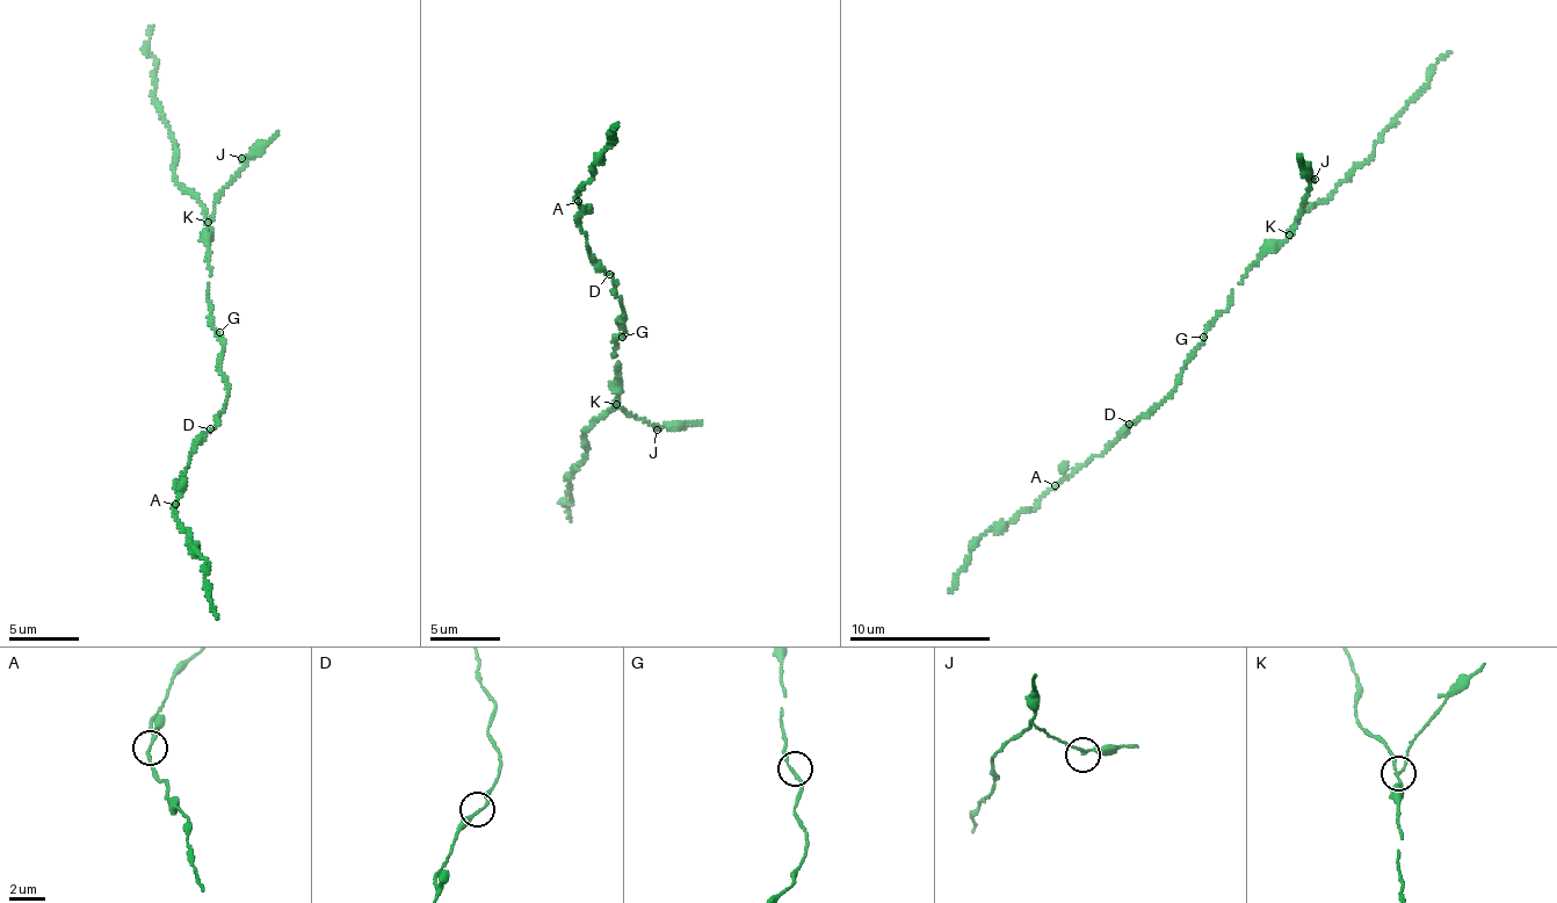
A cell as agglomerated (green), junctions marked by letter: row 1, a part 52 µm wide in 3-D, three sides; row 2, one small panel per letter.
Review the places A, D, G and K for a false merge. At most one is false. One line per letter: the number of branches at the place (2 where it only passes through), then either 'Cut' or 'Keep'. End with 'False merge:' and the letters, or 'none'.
A: Branches: 3. Keep
D: Branches: 2. Keep
G: Branches: 2. Keep
K: Branches: 3. Cut
False merge: K

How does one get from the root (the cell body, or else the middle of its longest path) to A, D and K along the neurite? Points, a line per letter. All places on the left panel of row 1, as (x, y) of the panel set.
A: (216, 332), (224, 347), (221, 374), (226, 401), (215, 428), (190, 456), (179, 481), (175, 504)
D: (216, 332), (224, 347), (221, 374), (227, 392), (215, 428), (210, 428)
K: (216, 332), (208, 301), (211, 268), (207, 257), (212, 236), (209, 221)

